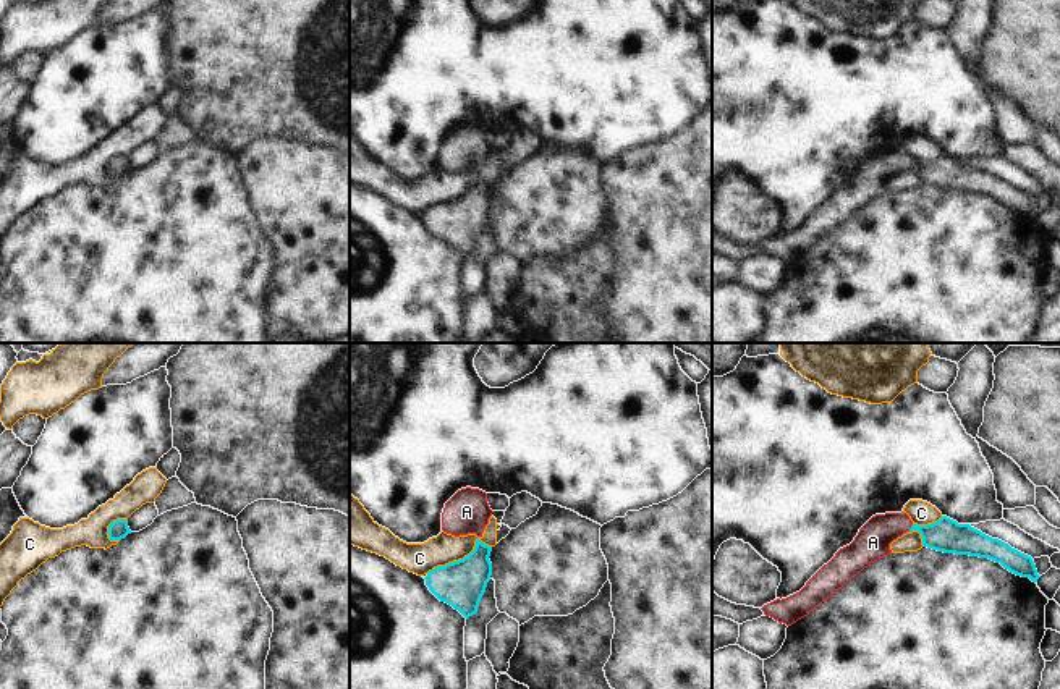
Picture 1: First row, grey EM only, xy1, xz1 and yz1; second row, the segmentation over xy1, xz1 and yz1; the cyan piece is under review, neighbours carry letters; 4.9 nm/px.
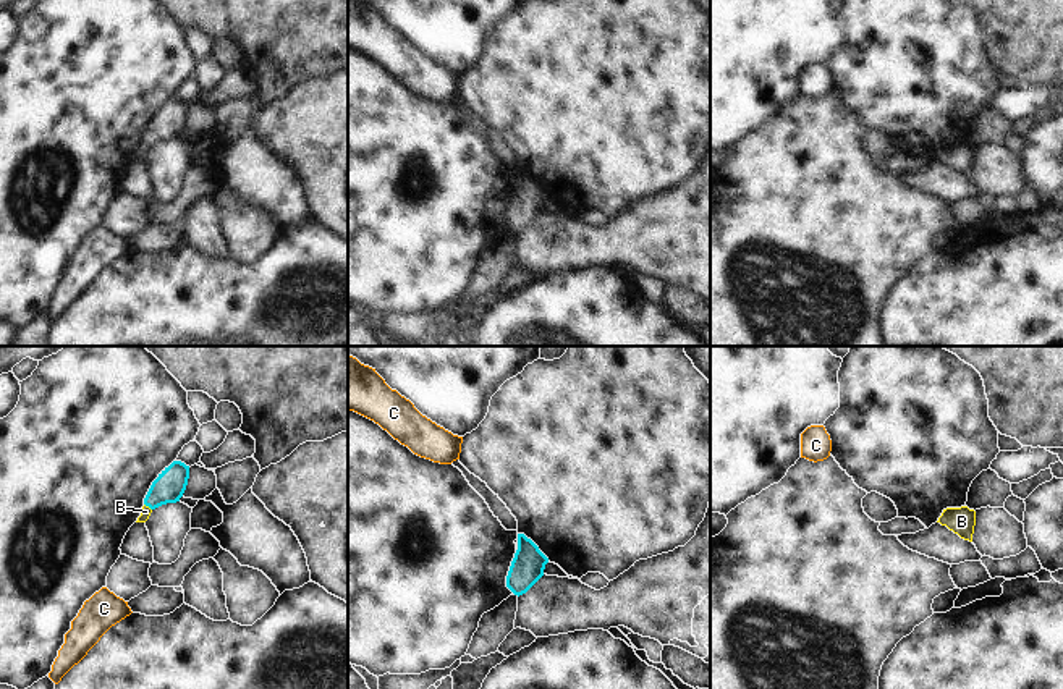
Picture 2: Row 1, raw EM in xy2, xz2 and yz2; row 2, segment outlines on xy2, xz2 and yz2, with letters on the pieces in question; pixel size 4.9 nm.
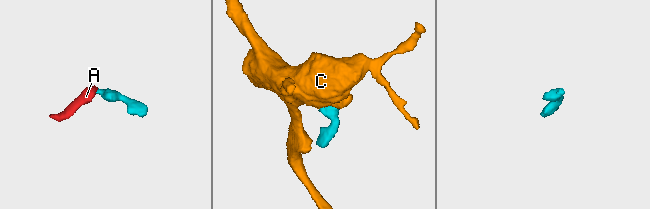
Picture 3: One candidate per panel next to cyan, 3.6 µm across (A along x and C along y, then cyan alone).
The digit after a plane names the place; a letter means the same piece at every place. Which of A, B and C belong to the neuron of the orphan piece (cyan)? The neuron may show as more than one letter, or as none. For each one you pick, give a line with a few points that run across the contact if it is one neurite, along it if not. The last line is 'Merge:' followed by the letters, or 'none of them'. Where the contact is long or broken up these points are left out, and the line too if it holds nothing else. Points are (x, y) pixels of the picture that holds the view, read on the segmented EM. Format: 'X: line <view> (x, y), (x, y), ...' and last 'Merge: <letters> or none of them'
A: line yz1 (947, 536), (911, 528), (887, 528), (873, 542)
B: line xy2 (169, 487), (148, 505), (146, 511)
Merge: A, B

